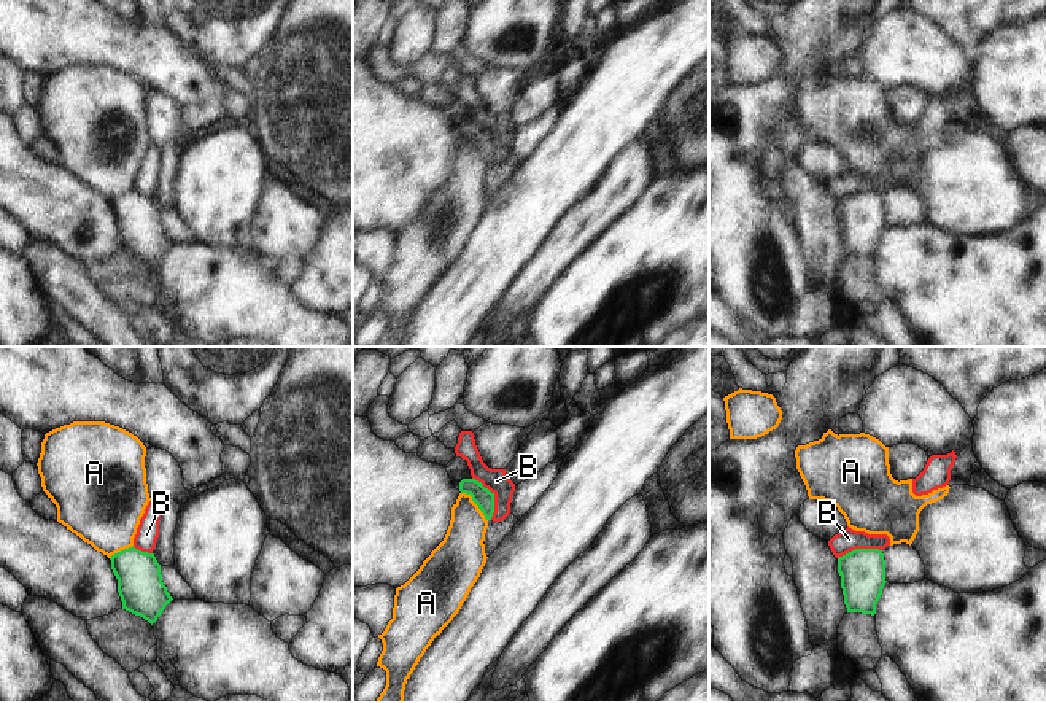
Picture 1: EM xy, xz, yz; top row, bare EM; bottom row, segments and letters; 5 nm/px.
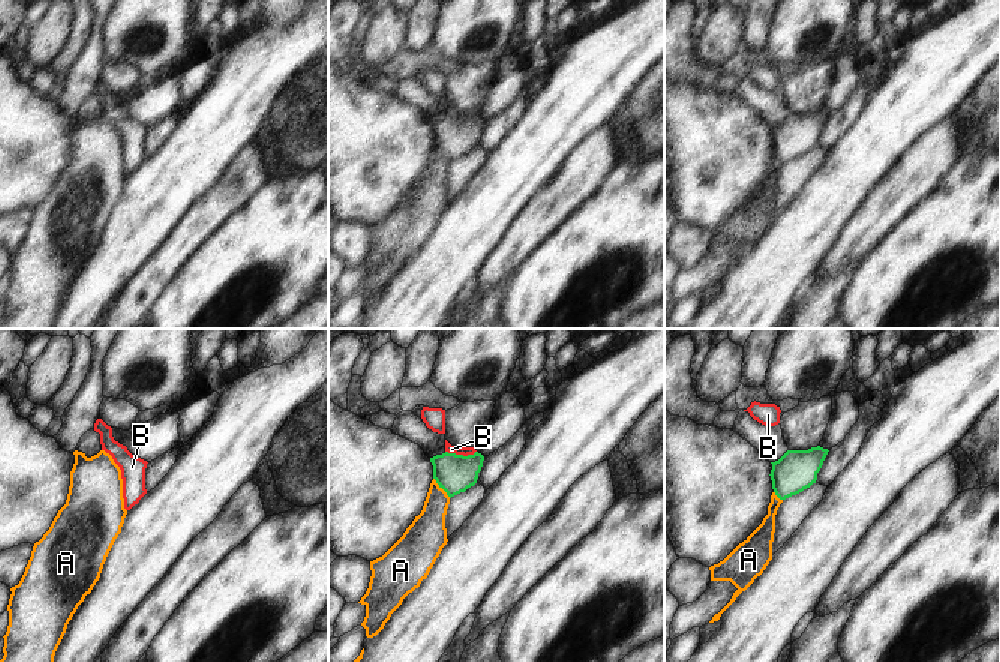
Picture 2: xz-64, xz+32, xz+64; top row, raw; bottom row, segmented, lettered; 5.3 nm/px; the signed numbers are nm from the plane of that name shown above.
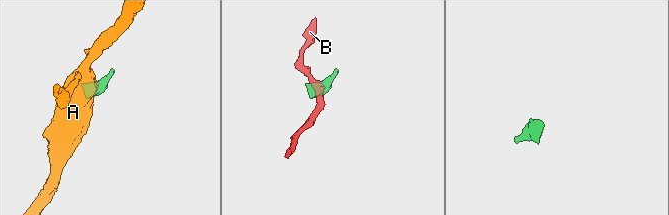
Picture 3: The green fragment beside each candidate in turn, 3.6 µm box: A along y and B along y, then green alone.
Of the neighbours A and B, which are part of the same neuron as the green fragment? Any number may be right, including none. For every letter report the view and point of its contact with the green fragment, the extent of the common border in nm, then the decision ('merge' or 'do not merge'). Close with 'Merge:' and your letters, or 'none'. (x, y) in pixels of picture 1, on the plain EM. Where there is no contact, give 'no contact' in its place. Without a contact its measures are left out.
A: xz (476, 147) | 200 nm | do not merge
B: xz (493, 140) | 240 nm | do not merge
Merge: none

